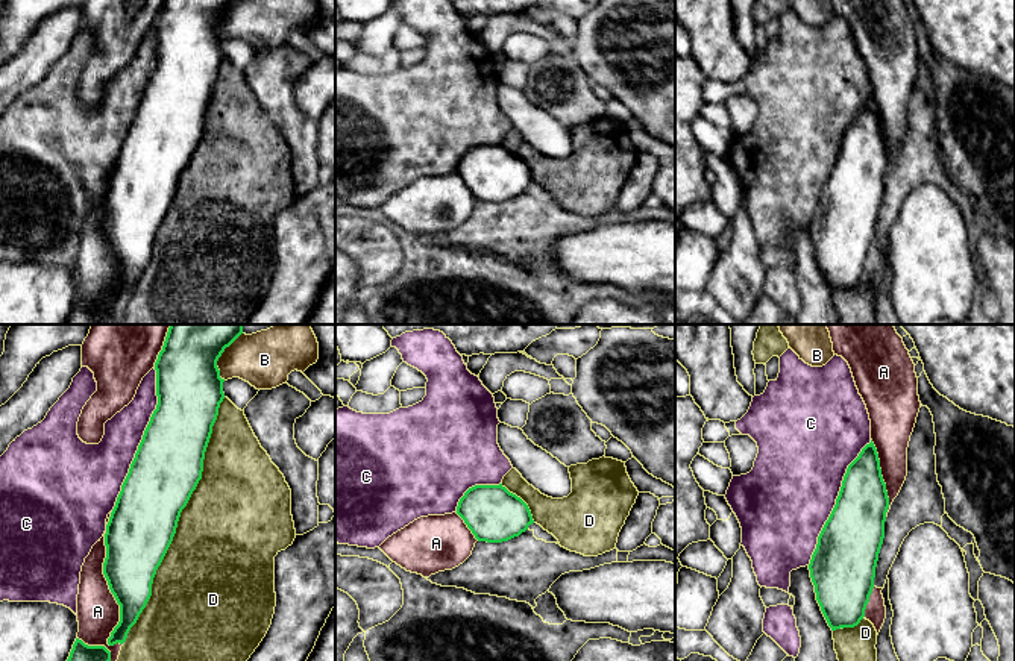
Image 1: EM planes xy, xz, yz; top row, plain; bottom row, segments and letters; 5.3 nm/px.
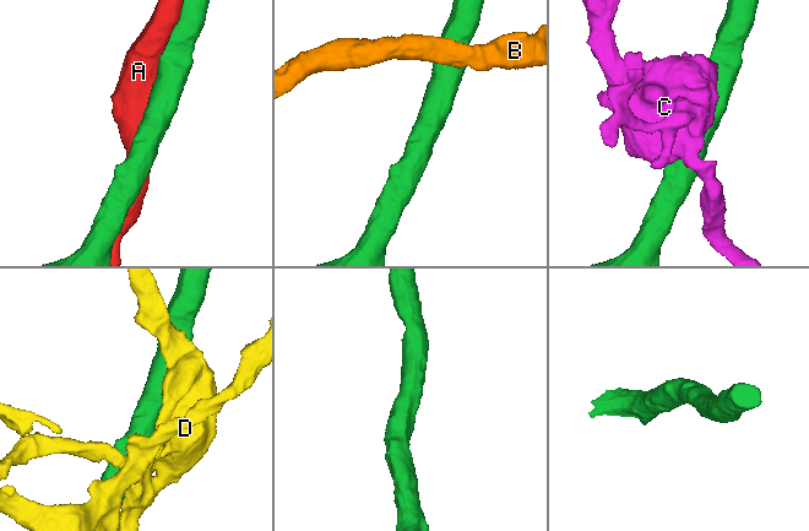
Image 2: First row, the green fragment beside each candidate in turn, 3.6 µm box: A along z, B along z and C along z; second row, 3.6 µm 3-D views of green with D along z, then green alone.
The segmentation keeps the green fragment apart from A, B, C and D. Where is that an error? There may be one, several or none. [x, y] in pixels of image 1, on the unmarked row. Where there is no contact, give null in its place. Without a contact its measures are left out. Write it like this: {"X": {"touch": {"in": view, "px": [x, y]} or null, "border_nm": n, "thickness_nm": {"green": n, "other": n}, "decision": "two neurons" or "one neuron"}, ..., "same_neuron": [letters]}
{"A": {"touch": {"in": "xy", "px": [109, 249]}, "border_nm": 600, "thickness_nm": {"green": 300, "other": 220}, "decision": "one neuron"}, "B": {"touch": {"in": "xy", "px": [217, 20]}, "border_nm": 220, "thickness_nm": {"green": 360, "other": 260}, "decision": "two neurons"}, "C": {"touch": {"in": "xy", "px": [143, 99]}, "border_nm": 800, "thickness_nm": {"green": 360, "other": 260}, "decision": "two neurons"}, "D": {"touch": {"in": "xy", "px": [178, 181]}, "border_nm": 1400, "thickness_nm": {"green": 360, "other": 500}, "decision": "two neurons"}, "same_neuron": ["A"]}

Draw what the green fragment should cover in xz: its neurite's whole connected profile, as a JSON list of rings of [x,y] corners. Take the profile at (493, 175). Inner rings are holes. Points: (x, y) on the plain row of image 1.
[[[502,144],[475,146],[460,159],[455,173],[420,177],[379,209],[407,232],[429,238],[463,224],[476,202],[508,202],[533,183],[528,165]]]

